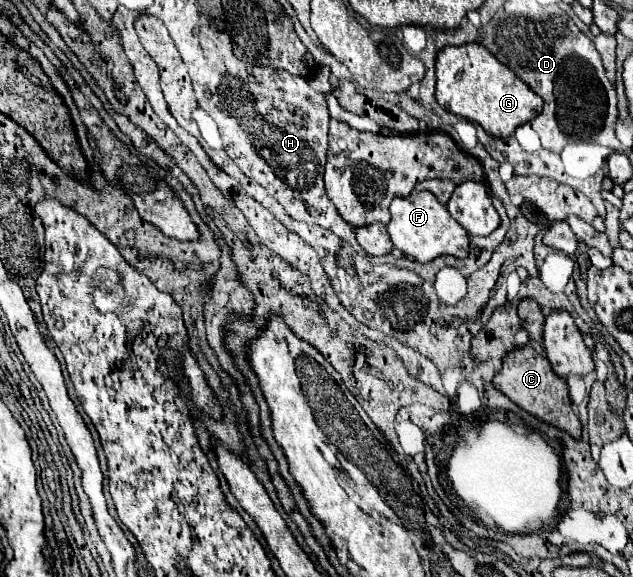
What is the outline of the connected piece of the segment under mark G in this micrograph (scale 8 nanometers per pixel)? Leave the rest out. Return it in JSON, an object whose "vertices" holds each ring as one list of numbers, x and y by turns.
{"vertices":[[448,45,436,55,436,101,446,111,476,121,494,137,510,137,516,127,532,121,542,111,542,99,502,65,484,45]]}

